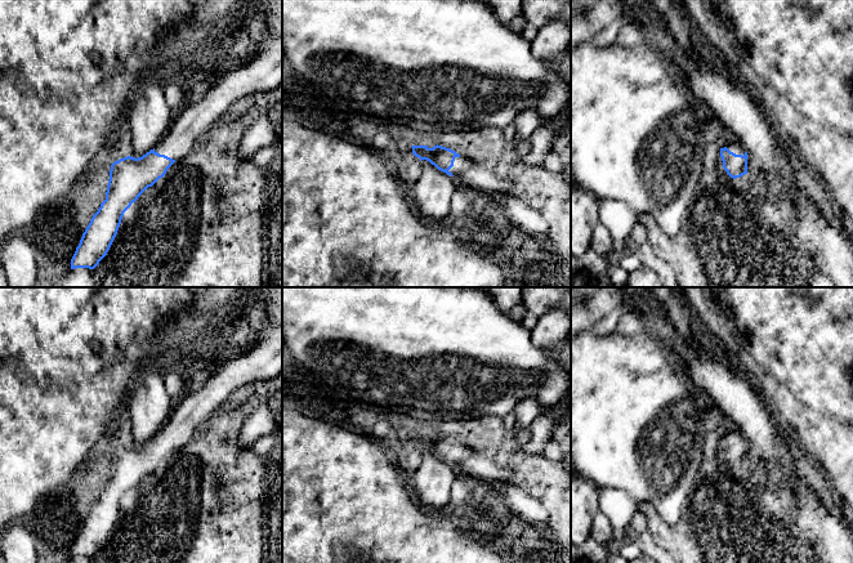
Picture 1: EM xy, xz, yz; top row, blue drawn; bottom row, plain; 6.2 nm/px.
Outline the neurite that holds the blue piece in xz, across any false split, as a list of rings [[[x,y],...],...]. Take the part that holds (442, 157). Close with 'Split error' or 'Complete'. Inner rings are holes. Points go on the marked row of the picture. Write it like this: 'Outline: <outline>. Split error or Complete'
Outline: [[[411,146],[414,156],[421,160],[429,161],[438,170],[446,173],[447,175],[459,179],[465,171],[474,167],[475,164],[468,158],[461,157],[455,151],[434,146],[429,148],[428,146]]]. Split error

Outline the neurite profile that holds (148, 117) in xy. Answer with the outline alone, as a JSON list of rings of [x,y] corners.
[[[148,77],[130,98],[124,117],[124,125],[131,133],[131,157],[142,157],[153,149],[168,133],[173,119],[164,89]]]

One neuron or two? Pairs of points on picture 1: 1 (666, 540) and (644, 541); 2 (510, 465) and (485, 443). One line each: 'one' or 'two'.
1: two
2: one

